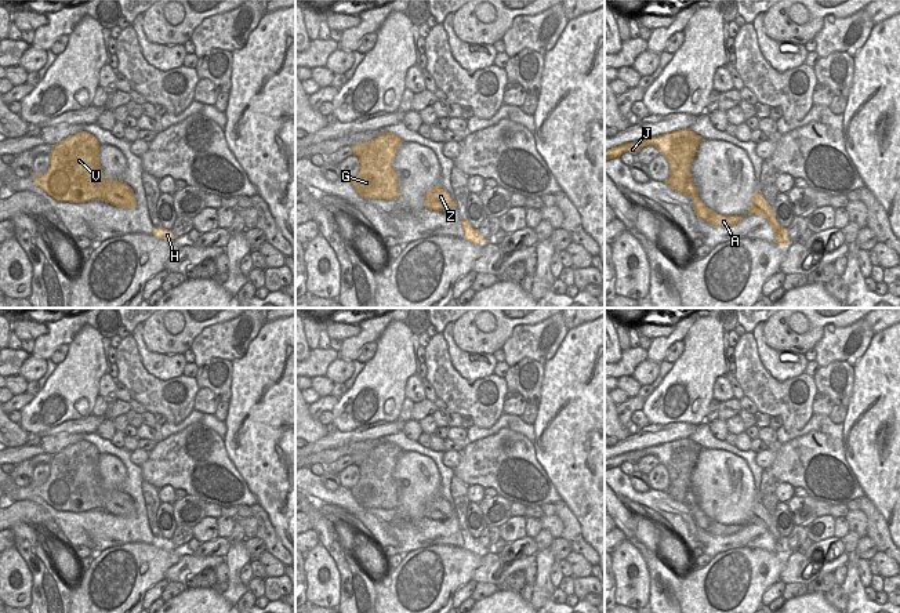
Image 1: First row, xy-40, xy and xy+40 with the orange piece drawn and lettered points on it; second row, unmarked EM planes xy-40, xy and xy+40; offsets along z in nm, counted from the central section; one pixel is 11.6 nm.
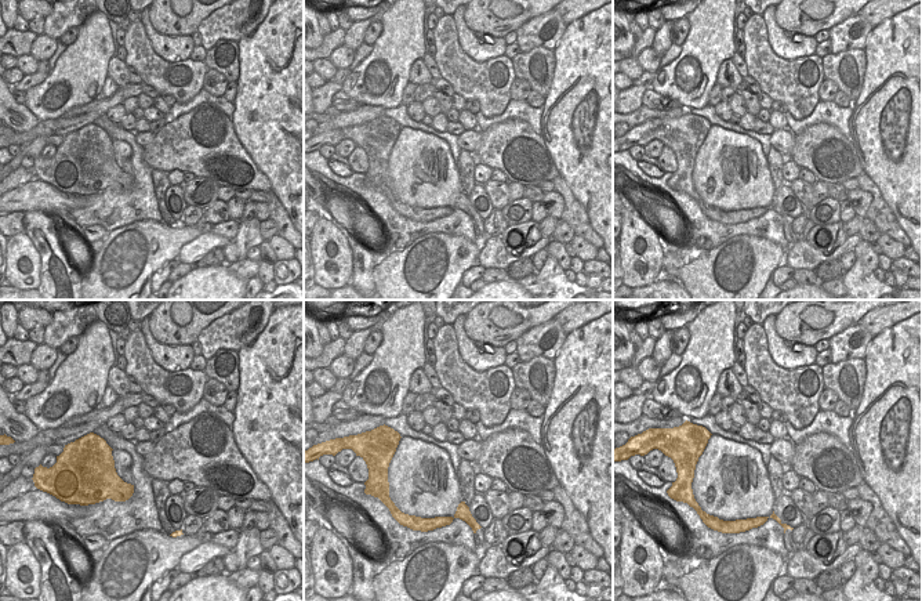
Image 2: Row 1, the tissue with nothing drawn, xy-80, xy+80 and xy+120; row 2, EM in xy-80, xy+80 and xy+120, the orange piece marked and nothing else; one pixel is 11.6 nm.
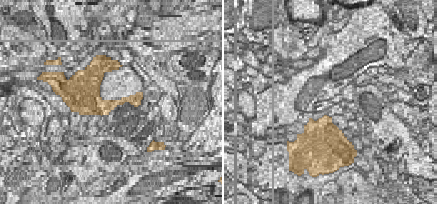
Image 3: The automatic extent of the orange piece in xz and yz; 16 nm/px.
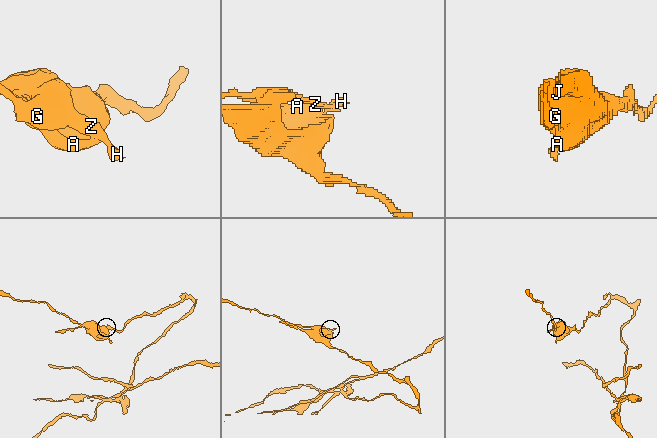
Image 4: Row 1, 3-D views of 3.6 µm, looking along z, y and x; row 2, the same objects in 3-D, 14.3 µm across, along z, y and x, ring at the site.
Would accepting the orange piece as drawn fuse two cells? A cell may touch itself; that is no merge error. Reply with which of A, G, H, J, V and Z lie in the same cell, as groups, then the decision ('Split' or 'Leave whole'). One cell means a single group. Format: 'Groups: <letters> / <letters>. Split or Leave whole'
Groups: A J / G H V Z. Split

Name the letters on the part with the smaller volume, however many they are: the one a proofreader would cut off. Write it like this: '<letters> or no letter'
G, H, V, Z

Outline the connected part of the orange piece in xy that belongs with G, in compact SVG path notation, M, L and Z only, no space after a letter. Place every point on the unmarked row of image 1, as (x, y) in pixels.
M384 442L369 453L359 469L359 482L351 489L359 505L364 508L396 509L399 507L398 482L392 478L402 449Z

